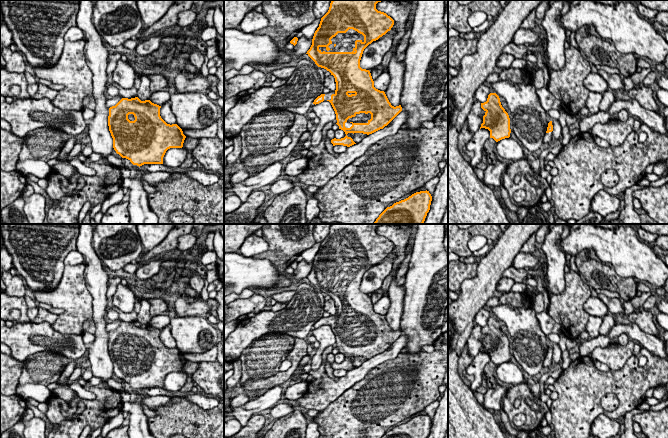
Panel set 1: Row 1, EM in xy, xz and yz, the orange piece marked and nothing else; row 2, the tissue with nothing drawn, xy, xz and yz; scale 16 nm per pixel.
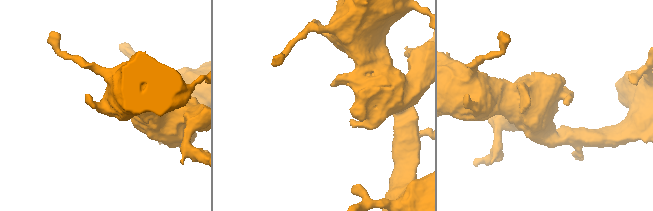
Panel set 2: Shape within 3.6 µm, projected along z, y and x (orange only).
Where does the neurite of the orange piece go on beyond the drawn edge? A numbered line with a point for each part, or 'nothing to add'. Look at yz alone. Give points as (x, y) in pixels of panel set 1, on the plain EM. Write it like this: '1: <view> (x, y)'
1: yz (548, 360)

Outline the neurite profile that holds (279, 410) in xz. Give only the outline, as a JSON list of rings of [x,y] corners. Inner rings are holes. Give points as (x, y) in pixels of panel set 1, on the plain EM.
[[[283,403],[283,404],[276,404],[270,411],[270,415],[275,419],[278,420],[283,416],[293,412],[293,406],[290,403]]]

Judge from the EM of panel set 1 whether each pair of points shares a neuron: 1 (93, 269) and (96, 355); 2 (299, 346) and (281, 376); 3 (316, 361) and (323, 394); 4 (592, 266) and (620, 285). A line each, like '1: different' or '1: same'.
1: same
2: same
3: different
4: same

